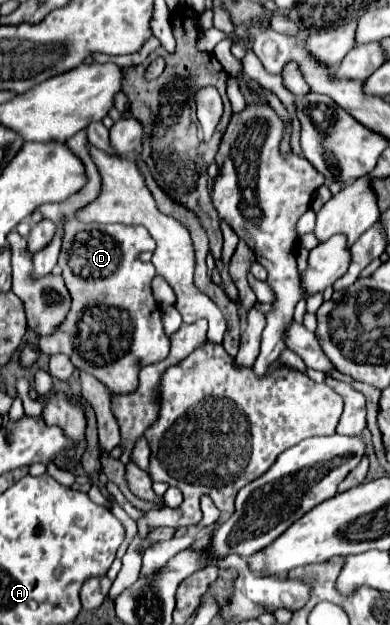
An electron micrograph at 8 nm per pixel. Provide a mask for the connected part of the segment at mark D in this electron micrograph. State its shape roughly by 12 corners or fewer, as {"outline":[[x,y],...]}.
{"outline":[[40,208],[64,228],[66,320],[38,340],[112,392],[170,338],[138,260],[144,226],[80,222]]}

